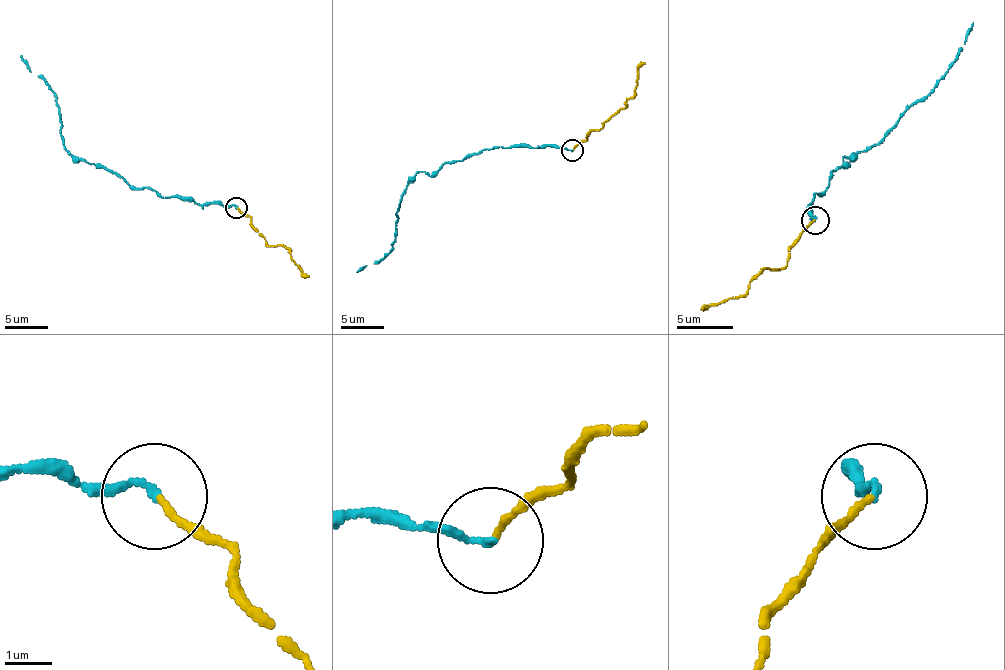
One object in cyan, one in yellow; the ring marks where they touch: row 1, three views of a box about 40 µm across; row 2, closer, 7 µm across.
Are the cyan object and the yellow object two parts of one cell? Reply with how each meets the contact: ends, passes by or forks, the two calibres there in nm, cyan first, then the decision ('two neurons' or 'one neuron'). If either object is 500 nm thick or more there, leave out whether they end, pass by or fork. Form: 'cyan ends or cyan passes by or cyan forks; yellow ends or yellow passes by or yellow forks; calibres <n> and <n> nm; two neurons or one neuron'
cyan ends; yellow ends; calibres 140 and 130 nm; one neuron

